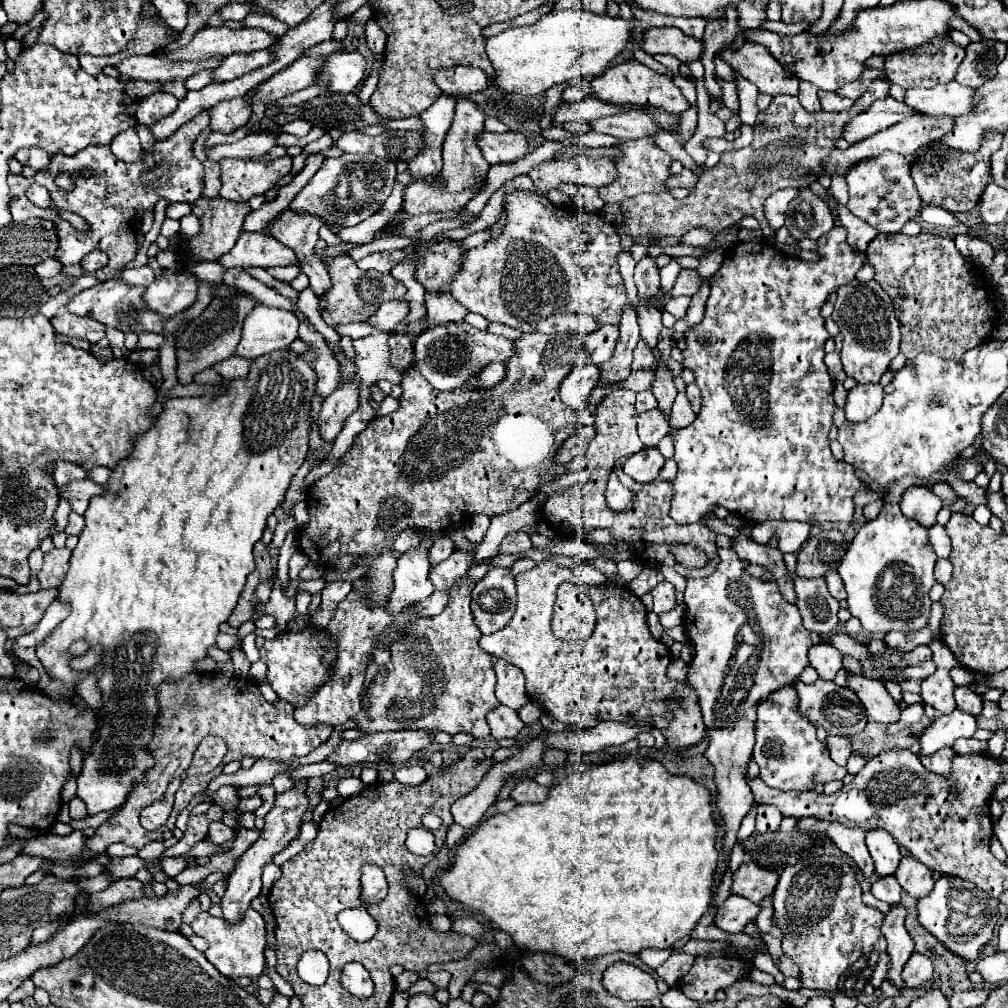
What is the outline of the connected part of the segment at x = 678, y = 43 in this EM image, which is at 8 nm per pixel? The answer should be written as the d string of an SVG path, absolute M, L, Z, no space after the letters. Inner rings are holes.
M649 28L643 50L651 56L669 54L681 62L693 62L703 54L703 40L687 36L679 28Z

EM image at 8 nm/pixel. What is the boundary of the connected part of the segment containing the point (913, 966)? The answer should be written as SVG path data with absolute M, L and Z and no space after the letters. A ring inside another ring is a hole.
M913 954L903 968L903 982L907 988L919 988L933 976L933 964L923 954Z

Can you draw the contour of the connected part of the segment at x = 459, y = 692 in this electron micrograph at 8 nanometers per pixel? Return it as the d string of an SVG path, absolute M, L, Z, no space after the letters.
M469 574L457 578L457 582L447 590L447 604L441 614L433 618L417 618L407 632L407 638L391 646L389 676L381 682L381 674L373 680L369 688L369 708L357 716L357 728L369 732L379 730L443 730L447 734L467 732L475 738L487 738L489 726L485 714L493 710L499 702L495 698L495 672L491 666L491 656L479 648L481 632L473 622L473 612L469 608L471 588L475 580Z

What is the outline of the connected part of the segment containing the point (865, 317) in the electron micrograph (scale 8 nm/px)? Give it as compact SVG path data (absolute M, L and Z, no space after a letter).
M853 280L837 290L835 312L831 316L843 334L843 368L847 376L855 378L859 384L879 382L881 374L889 368L889 362L899 354L899 322L895 306L881 288L879 282L859 282Z

